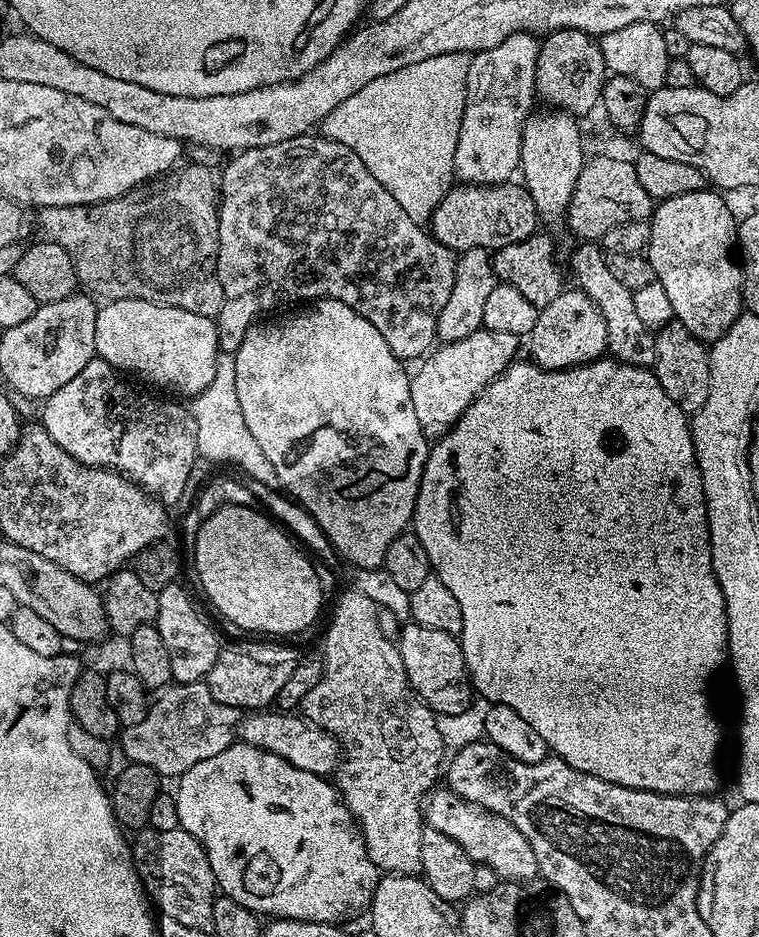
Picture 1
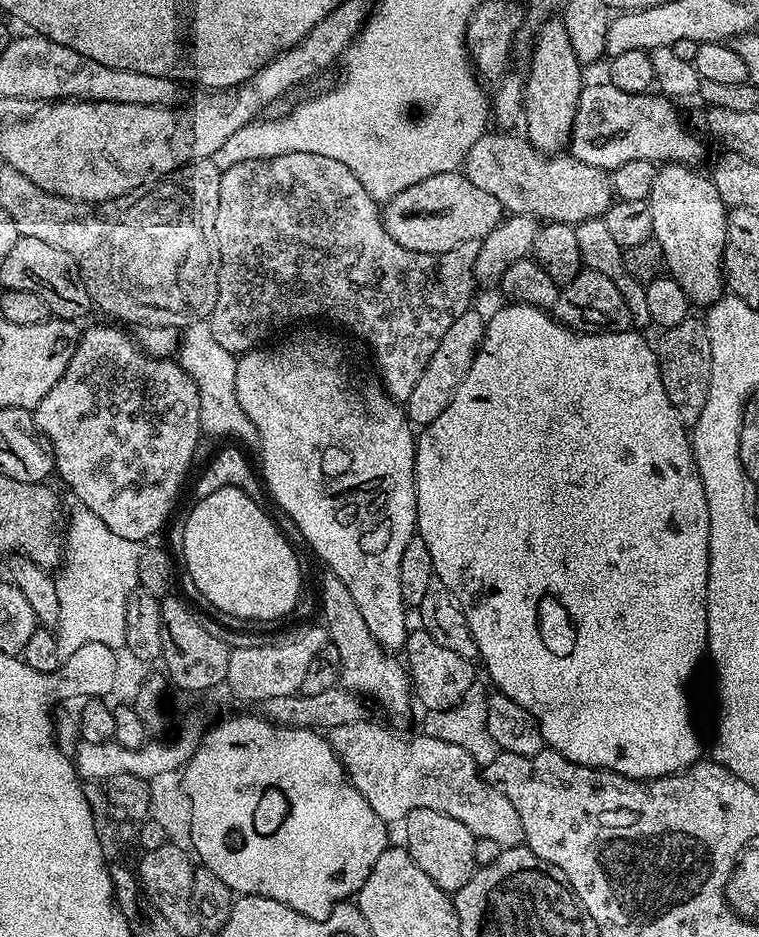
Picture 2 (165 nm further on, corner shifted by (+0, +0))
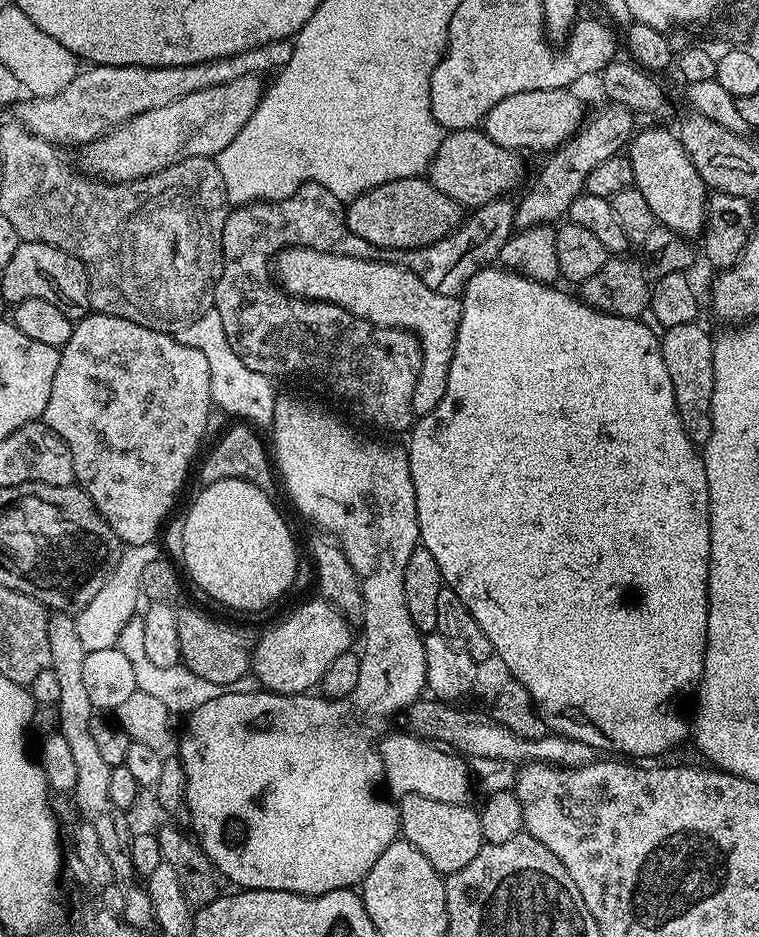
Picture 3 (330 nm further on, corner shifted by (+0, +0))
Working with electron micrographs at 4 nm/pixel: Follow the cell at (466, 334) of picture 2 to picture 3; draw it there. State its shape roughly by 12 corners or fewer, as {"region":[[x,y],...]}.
{"region":[[293,247],[289,293],[420,341],[412,415],[442,398],[464,309],[387,259]]}

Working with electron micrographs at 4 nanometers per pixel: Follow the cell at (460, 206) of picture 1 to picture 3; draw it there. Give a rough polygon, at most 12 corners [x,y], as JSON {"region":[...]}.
{"region":[[420,176],[371,188],[346,223],[378,250],[425,248],[465,209]]}

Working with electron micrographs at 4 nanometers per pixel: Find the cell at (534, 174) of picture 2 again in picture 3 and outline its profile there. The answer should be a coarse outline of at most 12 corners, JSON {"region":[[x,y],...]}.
{"region":[[479,127],[449,131],[427,179],[468,210],[507,197],[521,153]]}

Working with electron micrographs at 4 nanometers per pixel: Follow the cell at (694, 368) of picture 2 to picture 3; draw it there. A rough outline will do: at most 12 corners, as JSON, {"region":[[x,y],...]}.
{"region":[[665,328],[662,362],[689,438],[712,429],[713,333]]}

